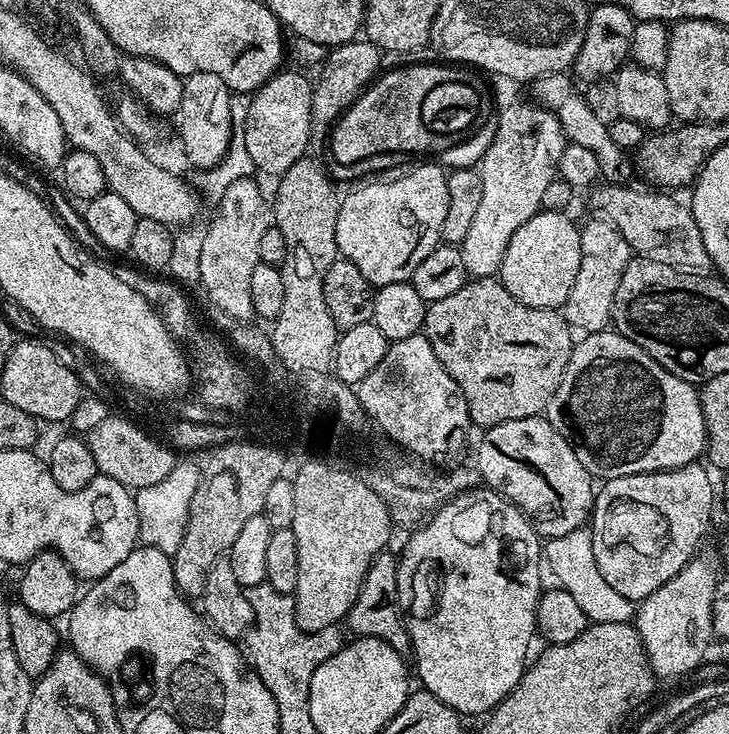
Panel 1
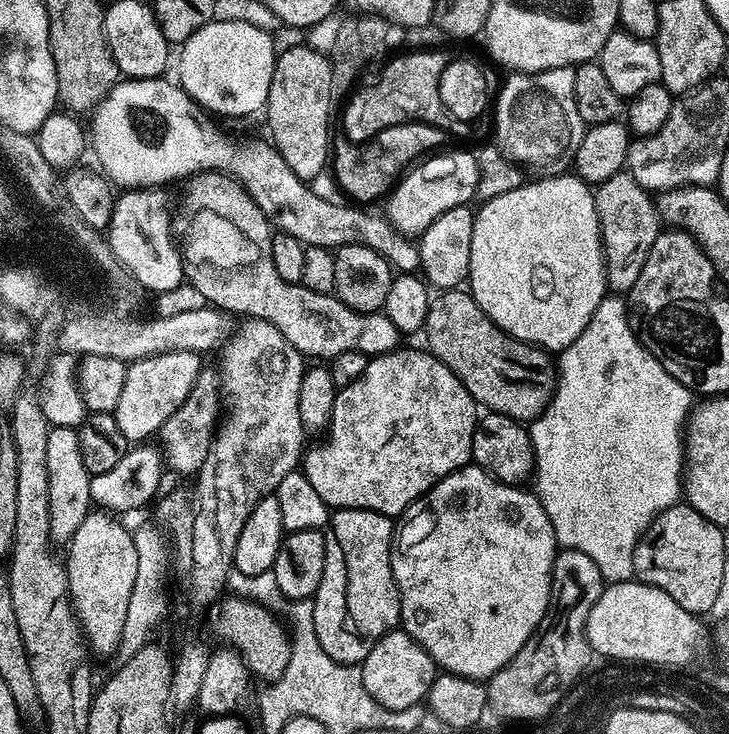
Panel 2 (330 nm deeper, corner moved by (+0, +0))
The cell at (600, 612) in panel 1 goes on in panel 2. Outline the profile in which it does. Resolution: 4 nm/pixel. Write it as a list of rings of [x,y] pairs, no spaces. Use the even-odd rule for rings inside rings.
[[[620,294],[605,295],[604,301],[598,306],[598,310],[594,310],[594,318],[590,318],[590,326],[586,326],[584,333],[570,347],[559,353],[556,391],[553,392],[552,400],[545,412],[541,416],[537,416],[530,424],[534,481],[536,480],[534,491],[550,518],[550,526],[554,526],[557,545],[561,549],[573,548],[582,554],[586,554],[586,558],[590,558],[590,562],[594,562],[594,566],[598,566],[598,570],[603,574],[608,584],[617,584],[623,580],[633,579],[636,543],[647,532],[648,527],[652,525],[659,512],[666,511],[681,499],[682,477],[686,472],[686,458],[678,458],[678,430],[686,430],[686,425],[690,420],[690,409],[694,404],[694,401],[692,402],[694,400],[693,392],[686,386],[682,386],[682,382],[678,382],[678,378],[666,374],[662,362],[658,362],[658,358],[654,358],[651,350],[644,347],[633,321],[632,324],[628,321],[629,305],[626,300],[626,305],[624,305],[624,300],[625,297]],[[623,432],[633,432],[638,439],[652,444],[652,456],[646,457],[645,460],[612,460],[612,447],[615,446],[616,439]]]

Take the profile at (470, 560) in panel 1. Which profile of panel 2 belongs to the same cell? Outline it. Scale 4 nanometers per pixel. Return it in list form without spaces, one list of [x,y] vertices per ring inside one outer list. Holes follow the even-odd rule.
[[[458,468],[399,517],[392,542],[392,573],[400,591],[400,624],[445,673],[487,681],[526,646],[546,614],[558,545],[542,502],[535,491],[526,489],[503,484],[482,468]]]

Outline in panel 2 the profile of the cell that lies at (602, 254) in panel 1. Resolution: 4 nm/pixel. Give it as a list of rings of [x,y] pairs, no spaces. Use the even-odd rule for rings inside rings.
[[[628,170],[602,181],[595,189],[595,194],[608,287],[616,294],[631,293],[638,282],[638,274],[642,274],[642,266],[646,266],[650,246],[654,246],[654,238],[658,238],[662,230],[657,201],[650,195],[649,189],[643,188]]]

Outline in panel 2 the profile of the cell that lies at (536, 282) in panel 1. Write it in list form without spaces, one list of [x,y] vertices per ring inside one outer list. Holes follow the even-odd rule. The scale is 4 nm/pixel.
[[[576,174],[559,176],[545,175],[533,182],[525,182],[518,190],[510,190],[510,194],[498,194],[498,198],[483,201],[474,212],[474,234],[470,234],[470,270],[466,281],[467,291],[472,293],[474,302],[489,316],[501,330],[524,344],[534,348],[542,348],[549,354],[559,354],[570,347],[590,326],[590,318],[594,318],[594,310],[604,301],[608,287],[608,273],[604,260],[604,245],[600,237],[600,218],[596,209],[596,194],[590,185]]]

